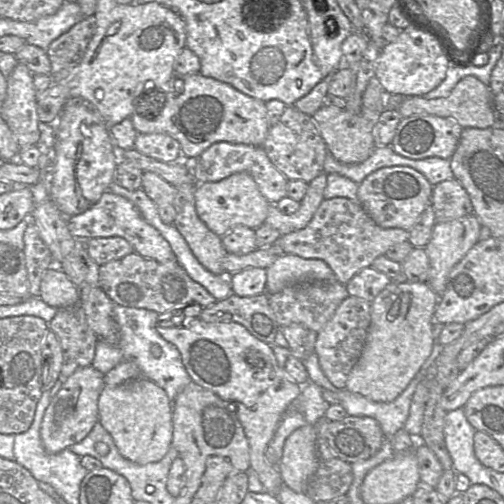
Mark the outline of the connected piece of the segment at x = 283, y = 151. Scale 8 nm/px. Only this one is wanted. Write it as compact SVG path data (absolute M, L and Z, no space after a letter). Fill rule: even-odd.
M286 106L279 121L270 127L262 145L272 164L289 180L311 182L324 172L324 162L328 153L312 117L302 113L294 106Z

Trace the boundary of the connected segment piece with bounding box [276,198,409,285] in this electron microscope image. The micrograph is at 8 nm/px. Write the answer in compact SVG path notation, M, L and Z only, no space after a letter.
M347 198L324 199L310 222L301 230L281 235L276 244L284 254L320 259L333 271L335 279L346 284L355 274L394 245L408 240L409 231L378 226L356 201Z

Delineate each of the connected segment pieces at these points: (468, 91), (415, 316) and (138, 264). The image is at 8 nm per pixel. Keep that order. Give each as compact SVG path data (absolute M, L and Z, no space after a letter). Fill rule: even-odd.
M473 76L461 79L446 98L428 100L422 96L406 97L397 109L403 117L412 115L435 115L455 120L462 128L488 128L495 125L492 94L486 85Z
M390 283L370 303L370 325L357 363L345 388L375 402L395 400L430 356L434 338L434 313L439 297L427 283Z
M135 251L110 261L99 268L99 286L118 305L167 312L185 303L198 303L203 308L217 302L205 287L194 281L177 262L159 262Z

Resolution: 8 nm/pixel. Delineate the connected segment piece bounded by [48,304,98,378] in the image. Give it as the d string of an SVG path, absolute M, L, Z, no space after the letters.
M79 304L58 309L58 312L48 324L60 341L63 351L61 377L67 378L76 370L92 365L98 337L88 325L85 312Z

